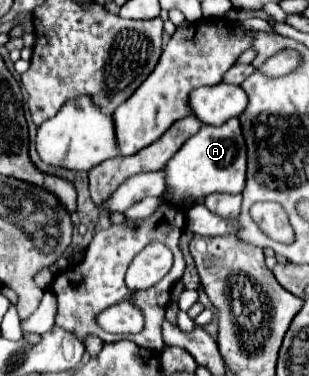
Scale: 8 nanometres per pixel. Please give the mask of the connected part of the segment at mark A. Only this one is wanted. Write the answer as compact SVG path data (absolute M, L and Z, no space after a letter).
M232 117L222 125L204 125L190 137L166 165L166 187L174 201L202 201L210 193L242 193L246 185L246 141L240 119Z

